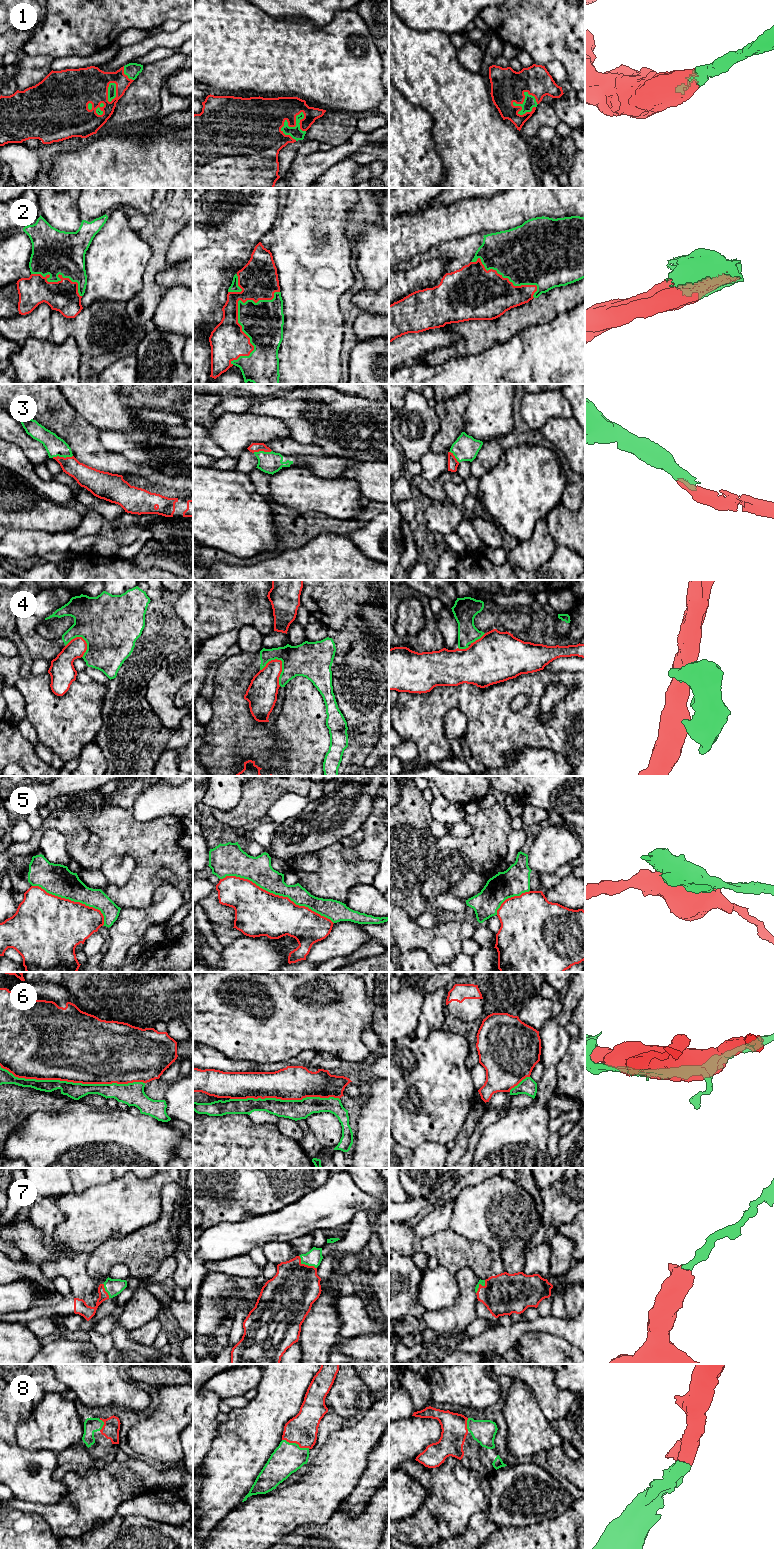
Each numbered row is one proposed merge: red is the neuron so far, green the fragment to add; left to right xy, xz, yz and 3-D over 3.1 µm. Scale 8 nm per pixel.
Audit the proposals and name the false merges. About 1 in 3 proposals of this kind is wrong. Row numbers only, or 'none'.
4, 5, 6

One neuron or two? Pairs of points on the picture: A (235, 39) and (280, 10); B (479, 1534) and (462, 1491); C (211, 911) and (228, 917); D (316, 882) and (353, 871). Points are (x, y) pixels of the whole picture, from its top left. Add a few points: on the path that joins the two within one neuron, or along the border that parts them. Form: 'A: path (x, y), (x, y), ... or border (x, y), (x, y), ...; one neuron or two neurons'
A: border (261, 10), (275, 18), (294, 17); two neurons
B: border (487, 1512), (474, 1513), (467, 1529), (459, 1535); two neurons
C: path (215, 912), (224, 915); one neuron
D: path (325, 882), (330, 881), (336, 875), (344, 874); one neuron

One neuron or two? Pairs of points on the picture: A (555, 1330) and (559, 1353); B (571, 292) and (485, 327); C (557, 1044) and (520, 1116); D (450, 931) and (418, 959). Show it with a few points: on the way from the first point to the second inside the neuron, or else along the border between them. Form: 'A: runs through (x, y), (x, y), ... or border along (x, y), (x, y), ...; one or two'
A: border along (533, 1330), (563, 1337), (574, 1345); two
B: runs through (550, 304), (544, 309), (521, 316), (506, 326); one
C: runs through (550, 1063), (549, 1080), (539, 1103); one
D: border along (401, 952), (422, 949), (432, 961); two

